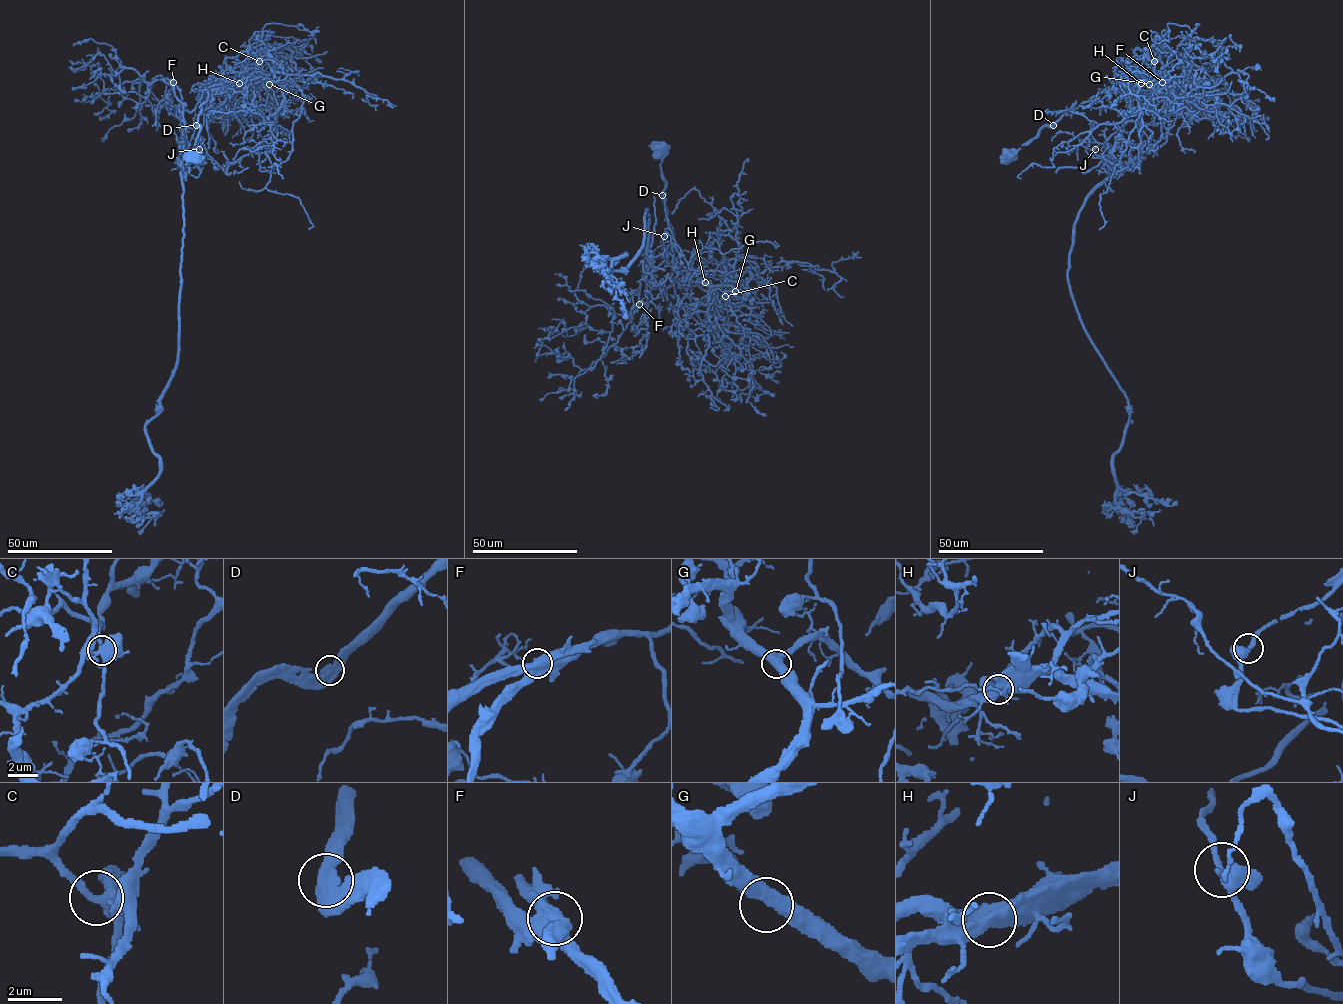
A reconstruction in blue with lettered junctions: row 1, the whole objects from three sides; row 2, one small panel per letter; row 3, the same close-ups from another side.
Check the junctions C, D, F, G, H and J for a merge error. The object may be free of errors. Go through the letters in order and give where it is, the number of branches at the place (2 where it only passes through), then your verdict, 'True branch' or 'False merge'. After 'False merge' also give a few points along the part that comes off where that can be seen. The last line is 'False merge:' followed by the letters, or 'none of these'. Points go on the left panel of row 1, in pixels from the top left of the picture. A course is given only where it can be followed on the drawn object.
C: Place: (259, 61). Branches: 3. True branch
D: Place: (196, 125). Branches: 2. True branch
F: Place: (173, 82). Branches: 3. False merge. Course of the part to remove: (173, 82), (184, 125), (179, 350), (145, 427), (160, 468), (138, 510), (157, 513), (154, 525)
G: Place: (269, 84). Branches: 3. True branch
H: Place: (239, 83). Branches: 2. True branch
J: Place: (199, 149). Branches: 3. True branch
False merge: F

